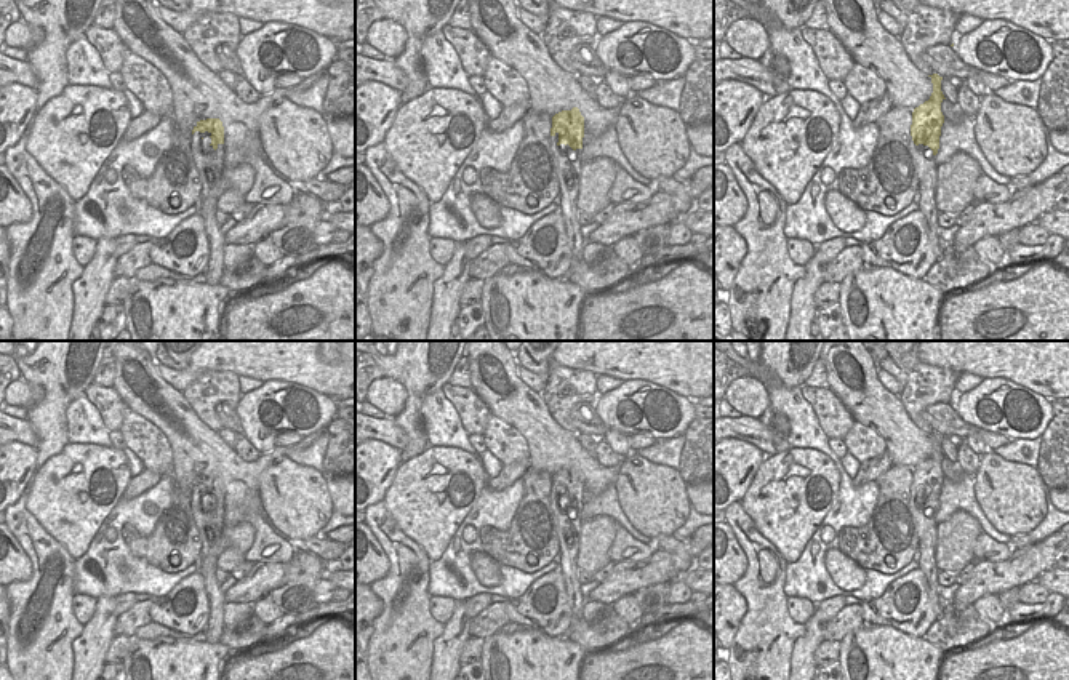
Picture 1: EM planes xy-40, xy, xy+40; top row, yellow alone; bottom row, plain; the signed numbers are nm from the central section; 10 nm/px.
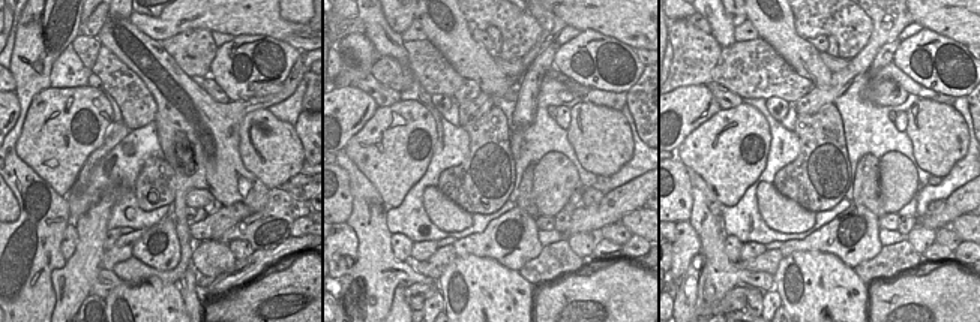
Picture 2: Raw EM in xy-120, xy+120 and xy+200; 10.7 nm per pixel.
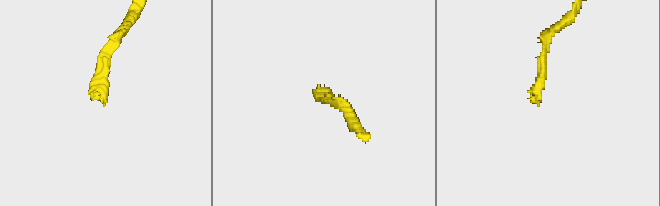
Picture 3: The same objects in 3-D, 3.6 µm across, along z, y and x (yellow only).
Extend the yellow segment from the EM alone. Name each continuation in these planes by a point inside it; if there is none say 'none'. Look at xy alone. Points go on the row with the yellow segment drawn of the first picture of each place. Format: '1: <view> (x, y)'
1: xy (560, 162)

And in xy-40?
1: xy-40 (215, 269)

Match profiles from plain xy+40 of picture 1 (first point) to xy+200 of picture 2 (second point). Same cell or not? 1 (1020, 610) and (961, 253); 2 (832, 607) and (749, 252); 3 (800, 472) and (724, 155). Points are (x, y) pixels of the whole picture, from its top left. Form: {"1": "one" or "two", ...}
{"1": "two", "2": "one", "3": "one"}

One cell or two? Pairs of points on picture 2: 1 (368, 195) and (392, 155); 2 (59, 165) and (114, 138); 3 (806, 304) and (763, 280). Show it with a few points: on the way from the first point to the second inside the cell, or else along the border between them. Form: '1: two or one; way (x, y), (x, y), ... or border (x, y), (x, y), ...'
1: two; border (350, 159), (389, 207)
2: two; border (113, 122), (104, 141), (87, 158), (78, 172)
3: two; border (772, 276), (775, 288)

